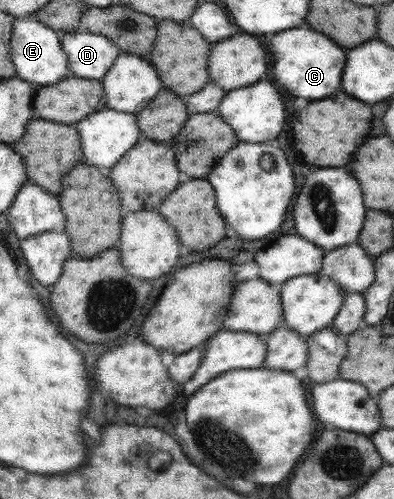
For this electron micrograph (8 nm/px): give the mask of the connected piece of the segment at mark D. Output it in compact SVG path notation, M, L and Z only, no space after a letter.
M81 29L60 34L59 43L70 75L81 79L100 81L120 53L106 37Z

